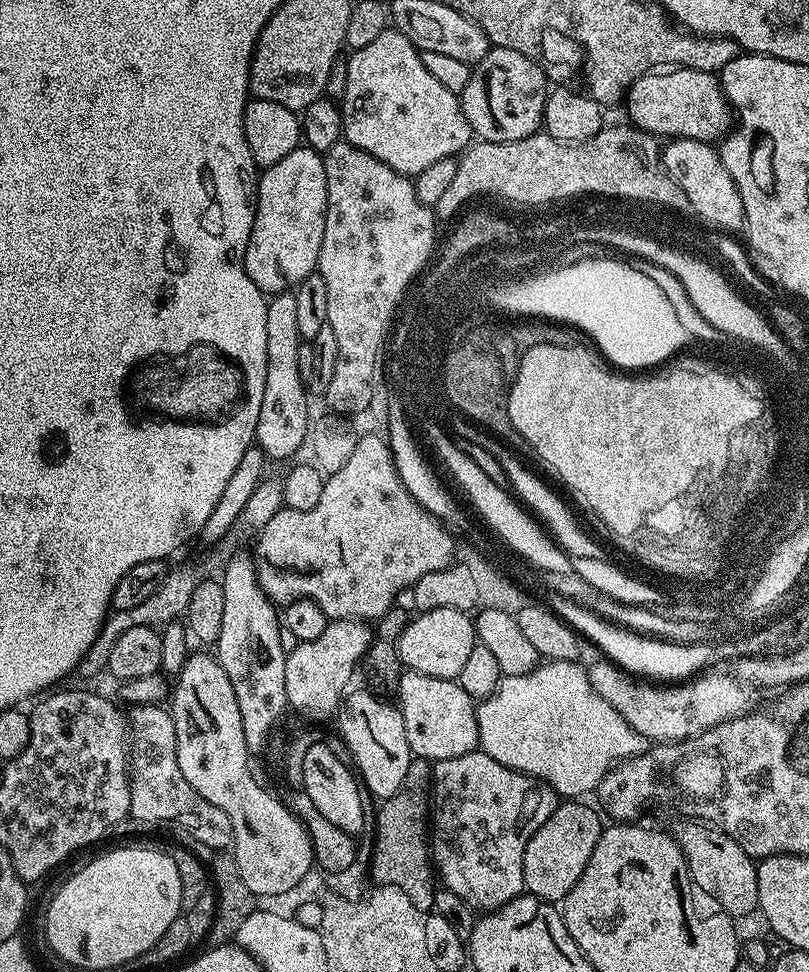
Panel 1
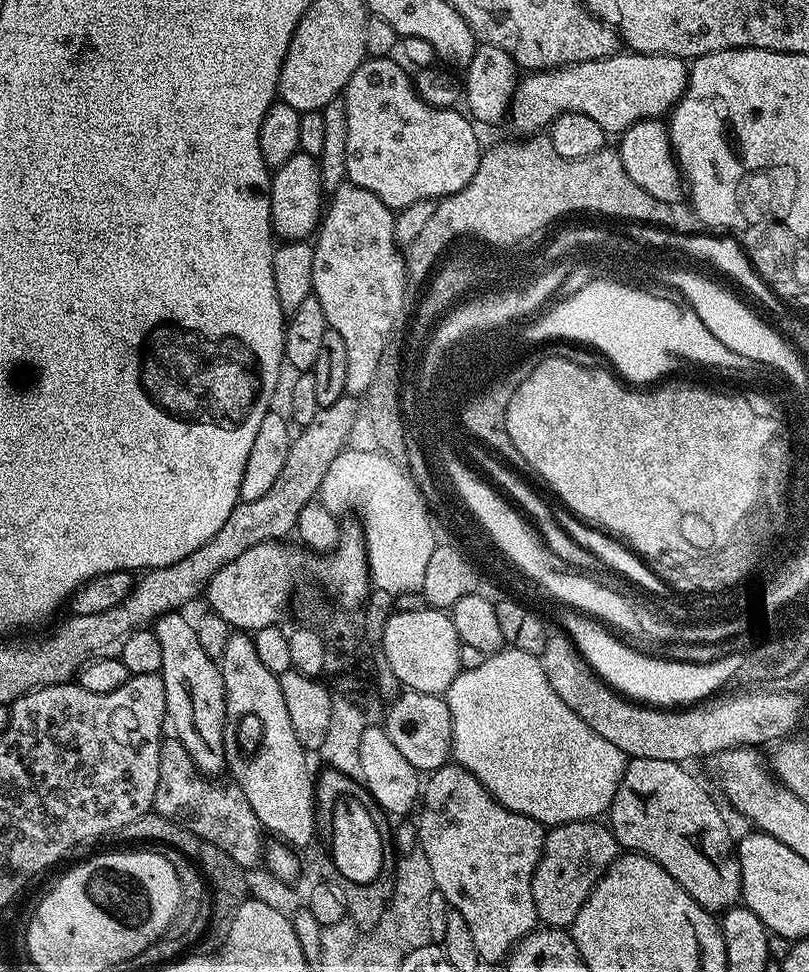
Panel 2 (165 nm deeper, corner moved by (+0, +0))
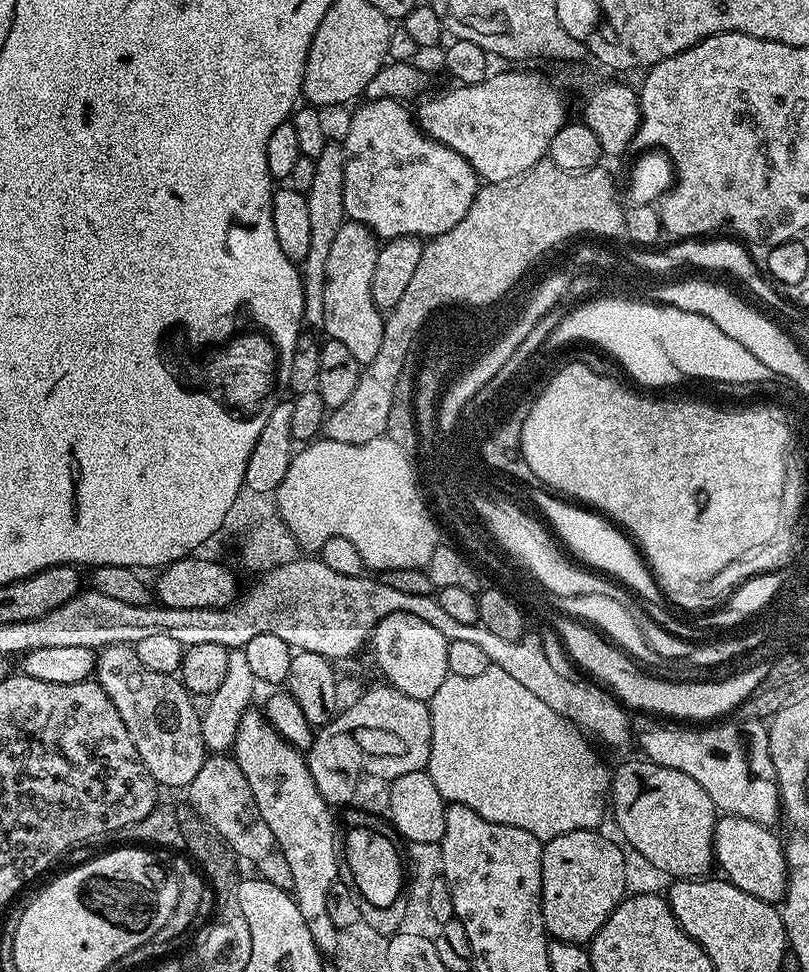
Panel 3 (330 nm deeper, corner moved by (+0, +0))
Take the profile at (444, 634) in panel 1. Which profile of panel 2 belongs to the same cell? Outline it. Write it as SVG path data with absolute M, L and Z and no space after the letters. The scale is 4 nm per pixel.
M430 607L405 613L393 612L392 617L386 622L384 633L379 642L379 647L384 648L383 663L390 670L394 670L394 674L405 689L435 696L447 693L450 682L454 682L456 675L462 671L458 658L460 646L458 630L454 630L451 615L447 611Z

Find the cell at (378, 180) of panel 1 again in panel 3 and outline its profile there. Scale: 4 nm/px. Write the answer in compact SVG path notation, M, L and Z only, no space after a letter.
M348 220L338 230L334 242L331 243L330 254L327 255L325 274L325 326L323 331L326 333L327 339L337 340L345 344L350 350L350 354L354 354L354 358L362 358L362 354L360 354L360 334L362 334L362 328L366 328L364 326L364 318L366 318L366 314L372 316L372 311L376 309L370 308L370 304L376 304L370 294L370 282L374 278L374 262L378 262L379 253L380 244L378 243L378 237L366 226L362 226L353 220Z

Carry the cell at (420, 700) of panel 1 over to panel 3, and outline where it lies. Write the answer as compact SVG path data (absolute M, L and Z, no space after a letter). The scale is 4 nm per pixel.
M380 682L377 688L365 687L361 697L349 708L337 711L336 717L315 733L314 744L317 749L320 747L330 767L340 772L377 776L390 782L402 774L414 774L427 769L430 758L430 710L425 701L410 698L410 694L402 694L402 690Z

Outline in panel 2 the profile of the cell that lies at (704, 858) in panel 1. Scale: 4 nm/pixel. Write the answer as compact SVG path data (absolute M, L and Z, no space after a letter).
M662 758L629 759L626 770L622 774L622 782L618 782L618 790L612 799L612 806L606 813L606 820L616 836L617 845L619 845L621 849L629 852L641 852L644 856L649 856L651 860L658 862L658 866L662 866L662 870L666 870L666 874L670 874L670 878L674 878L674 882L678 882L678 886L682 886L682 890L689 892L707 912L723 914L727 912L728 909L737 907L738 901L741 899L742 874L740 873L740 859L736 856L734 836L732 840L732 832L728 829L728 824L724 821L724 816L720 813L719 806L712 801L711 794L700 785L700 780L694 773L687 772L684 768L687 767L685 767L683 763L675 764Z

